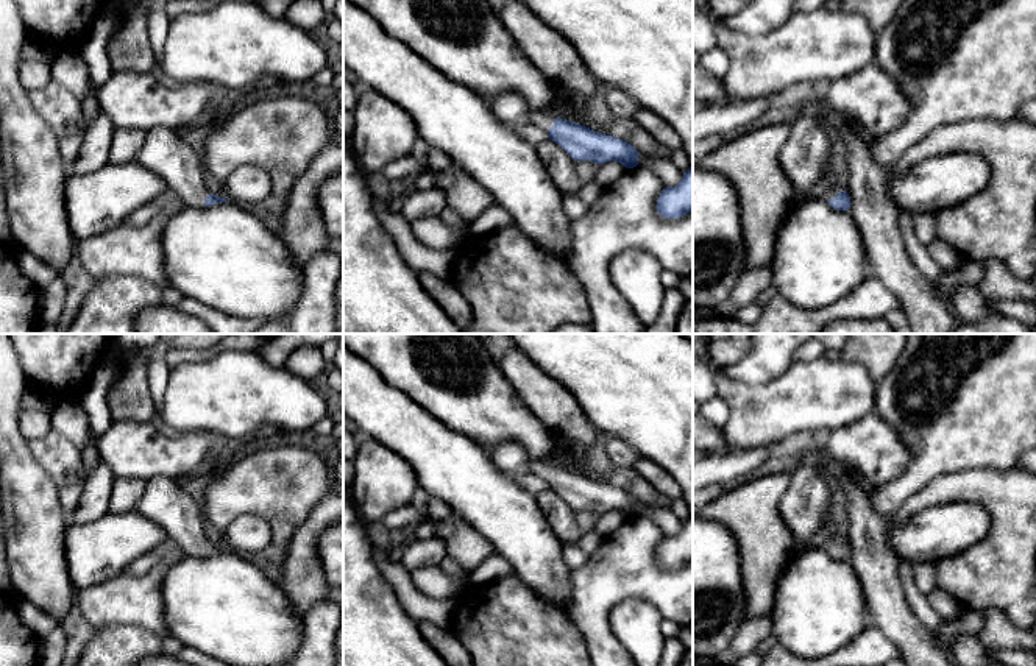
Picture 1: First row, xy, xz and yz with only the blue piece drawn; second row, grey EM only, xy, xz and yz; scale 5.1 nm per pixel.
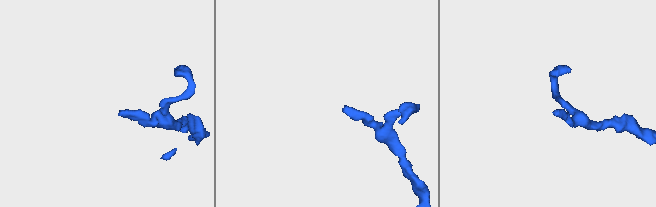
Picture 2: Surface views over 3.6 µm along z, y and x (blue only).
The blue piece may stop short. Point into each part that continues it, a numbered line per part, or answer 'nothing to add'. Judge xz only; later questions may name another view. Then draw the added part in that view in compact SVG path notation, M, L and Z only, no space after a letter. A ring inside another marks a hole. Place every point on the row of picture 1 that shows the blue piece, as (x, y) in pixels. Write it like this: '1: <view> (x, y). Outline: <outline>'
1: xz (543, 120). Outline: M530 112L530 114L527 114L527 120L535 126L538 126L545 131L549 131L554 125L555 117L552 117L546 112Z

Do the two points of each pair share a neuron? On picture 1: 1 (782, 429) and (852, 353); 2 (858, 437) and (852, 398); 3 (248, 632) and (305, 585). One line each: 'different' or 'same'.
1: different
2: different
3: different

